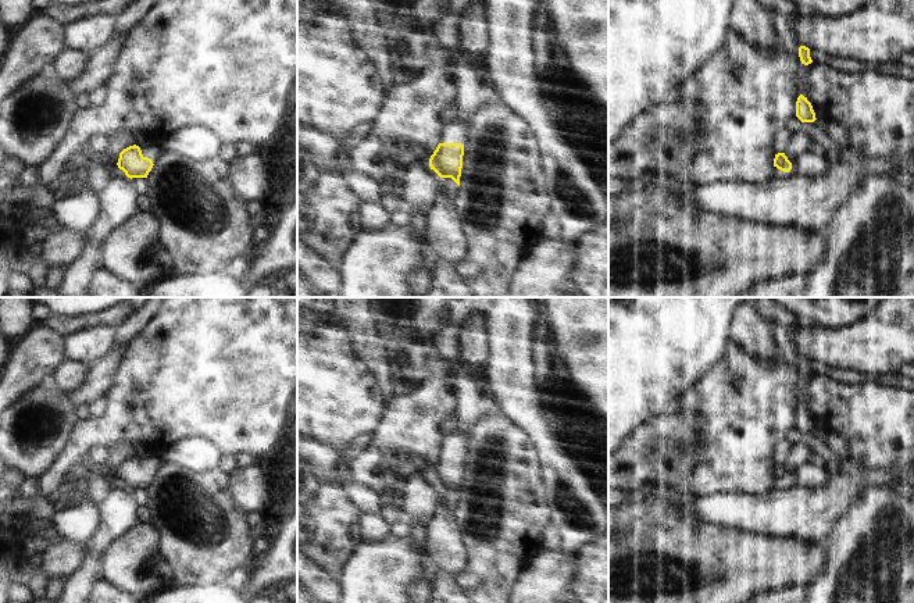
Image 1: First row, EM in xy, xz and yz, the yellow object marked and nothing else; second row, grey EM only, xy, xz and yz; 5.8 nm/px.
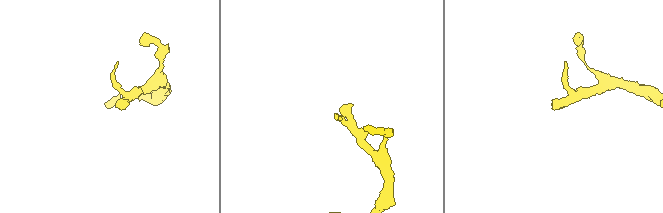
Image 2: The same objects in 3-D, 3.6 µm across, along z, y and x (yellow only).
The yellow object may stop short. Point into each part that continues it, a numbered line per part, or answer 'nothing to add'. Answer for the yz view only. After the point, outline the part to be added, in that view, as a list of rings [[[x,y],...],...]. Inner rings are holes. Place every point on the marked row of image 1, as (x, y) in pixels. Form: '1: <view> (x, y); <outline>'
nothing to add

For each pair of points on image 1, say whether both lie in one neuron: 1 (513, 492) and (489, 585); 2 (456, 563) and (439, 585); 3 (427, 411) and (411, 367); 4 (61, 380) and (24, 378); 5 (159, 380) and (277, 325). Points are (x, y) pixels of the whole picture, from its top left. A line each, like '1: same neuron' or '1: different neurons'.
1: same neuron
2: different neurons
3: different neurons
4: different neurons
5: same neuron

